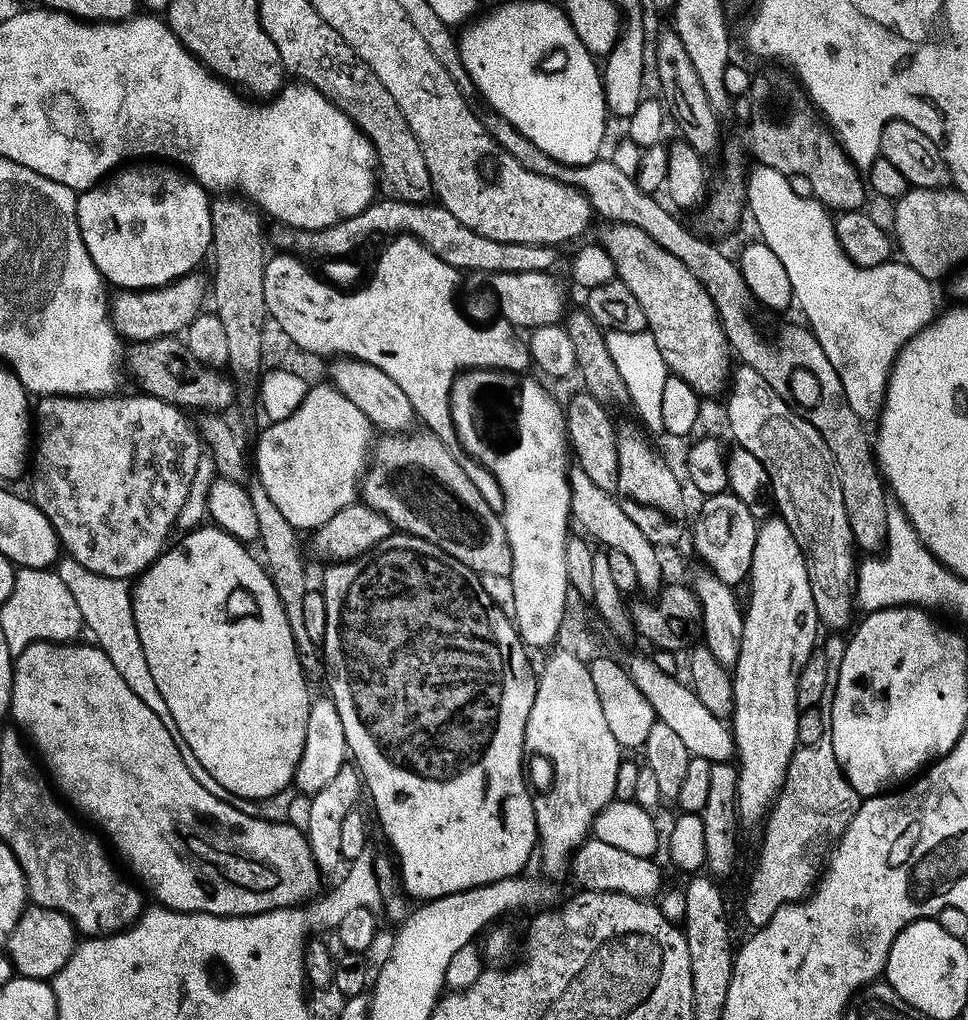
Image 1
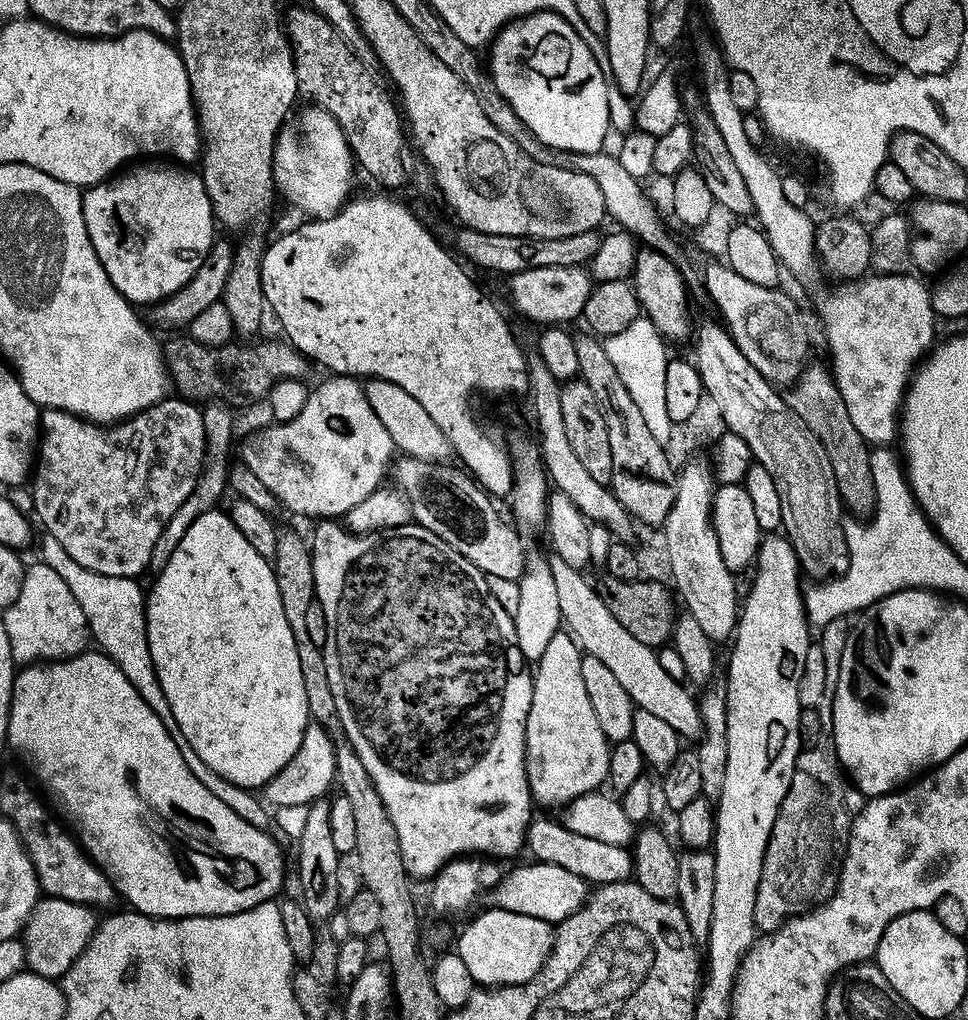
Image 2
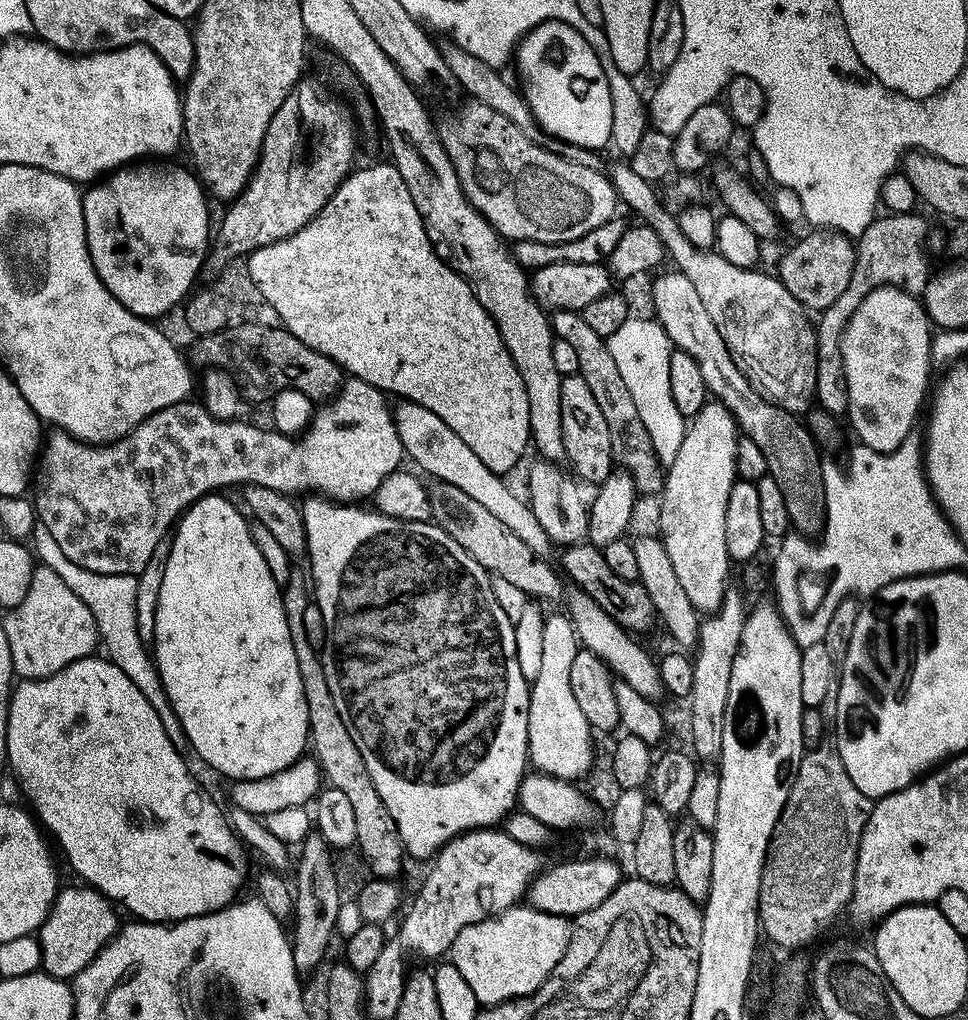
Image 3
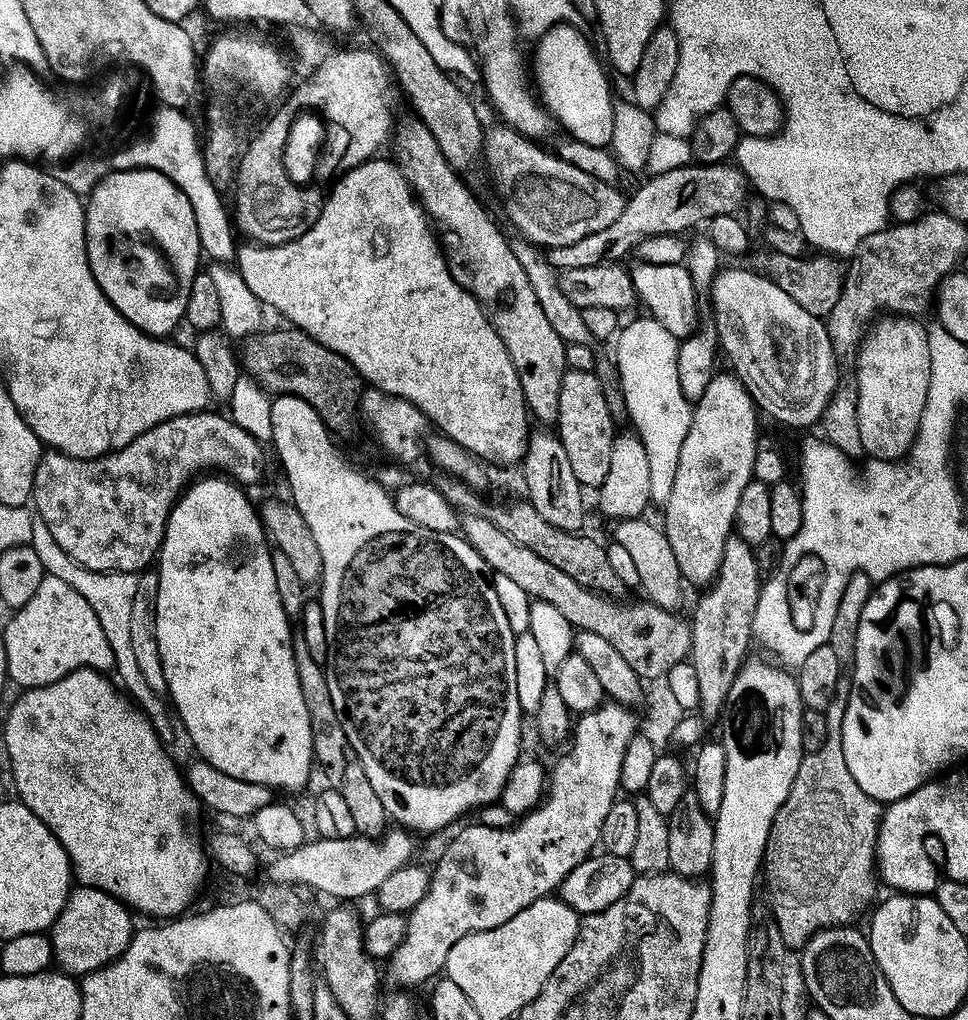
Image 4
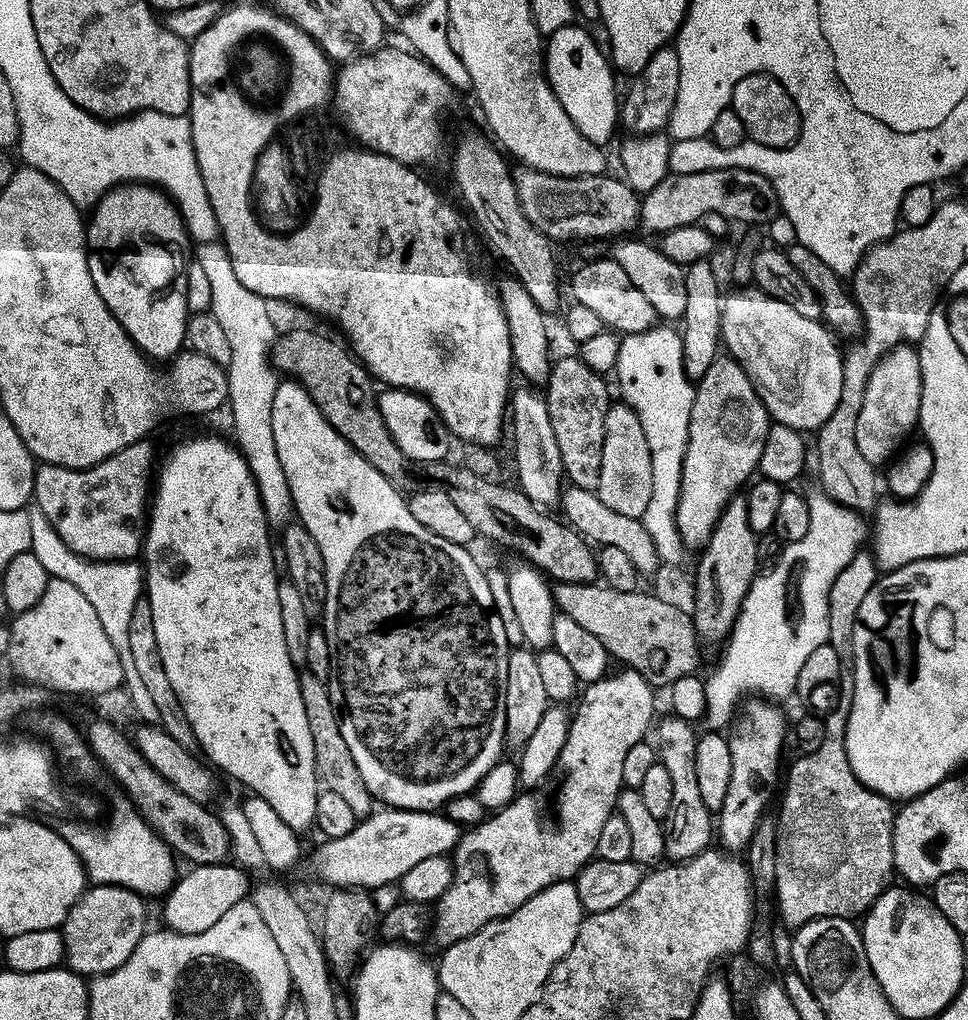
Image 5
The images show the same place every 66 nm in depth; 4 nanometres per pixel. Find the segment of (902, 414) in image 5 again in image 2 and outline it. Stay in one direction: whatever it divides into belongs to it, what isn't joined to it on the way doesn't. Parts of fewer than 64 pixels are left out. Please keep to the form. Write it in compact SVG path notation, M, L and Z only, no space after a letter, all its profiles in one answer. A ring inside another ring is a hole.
M868 274L863 278L857 278L851 282L844 282L839 285L833 292L828 292L820 301L817 302L816 308L820 311L820 320L824 323L824 336L828 339L828 352L832 355L832 364L830 371L835 379L838 390L842 394L842 402L846 402L846 411L850 413L850 419L854 421L858 434L868 441L872 446L888 446L897 439L898 421L902 415L902 405L904 402L904 393L908 391L909 383L912 379L913 372L918 365L925 359L926 353L933 347L934 339L932 335L936 332L936 323L938 317L935 310L932 309L929 285L924 285L922 281L915 280L912 274Z

